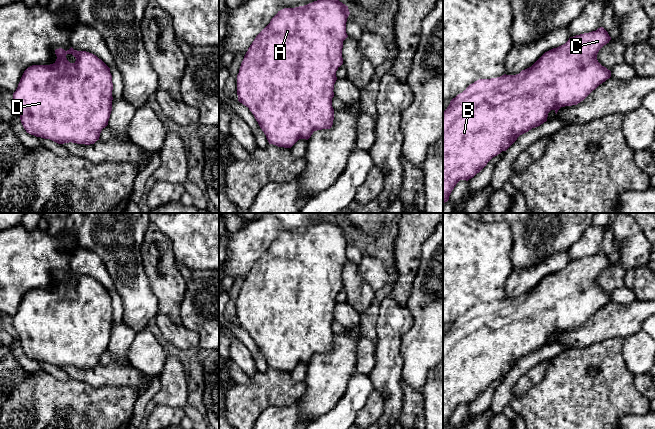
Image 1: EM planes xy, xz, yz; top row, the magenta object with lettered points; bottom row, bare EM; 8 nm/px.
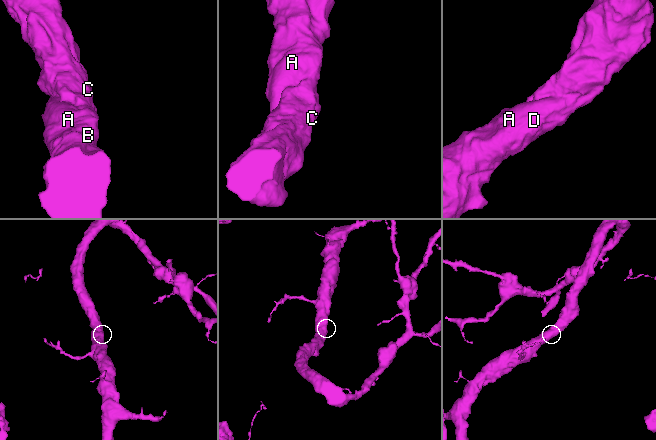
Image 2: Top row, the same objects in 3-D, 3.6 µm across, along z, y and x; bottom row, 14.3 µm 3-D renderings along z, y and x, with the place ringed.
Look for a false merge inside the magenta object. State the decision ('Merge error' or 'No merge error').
No merge error

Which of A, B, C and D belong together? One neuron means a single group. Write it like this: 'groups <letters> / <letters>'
groups A B C D

